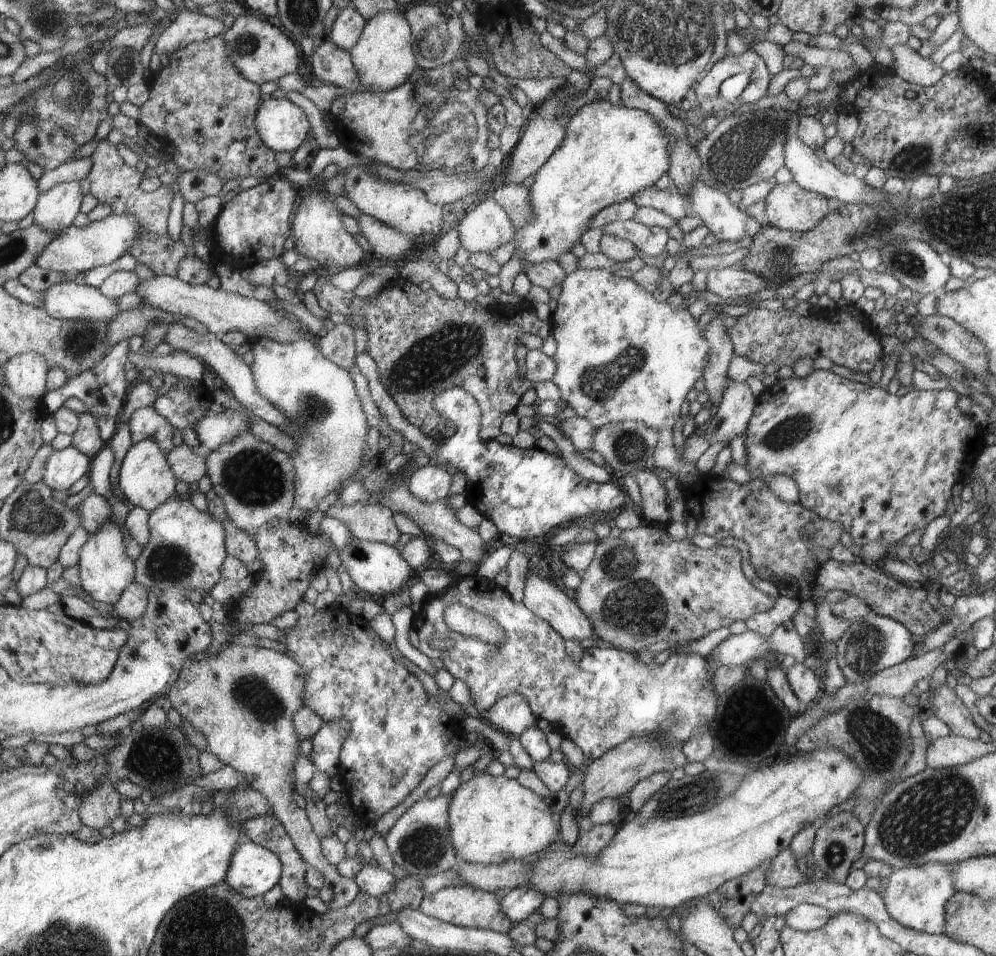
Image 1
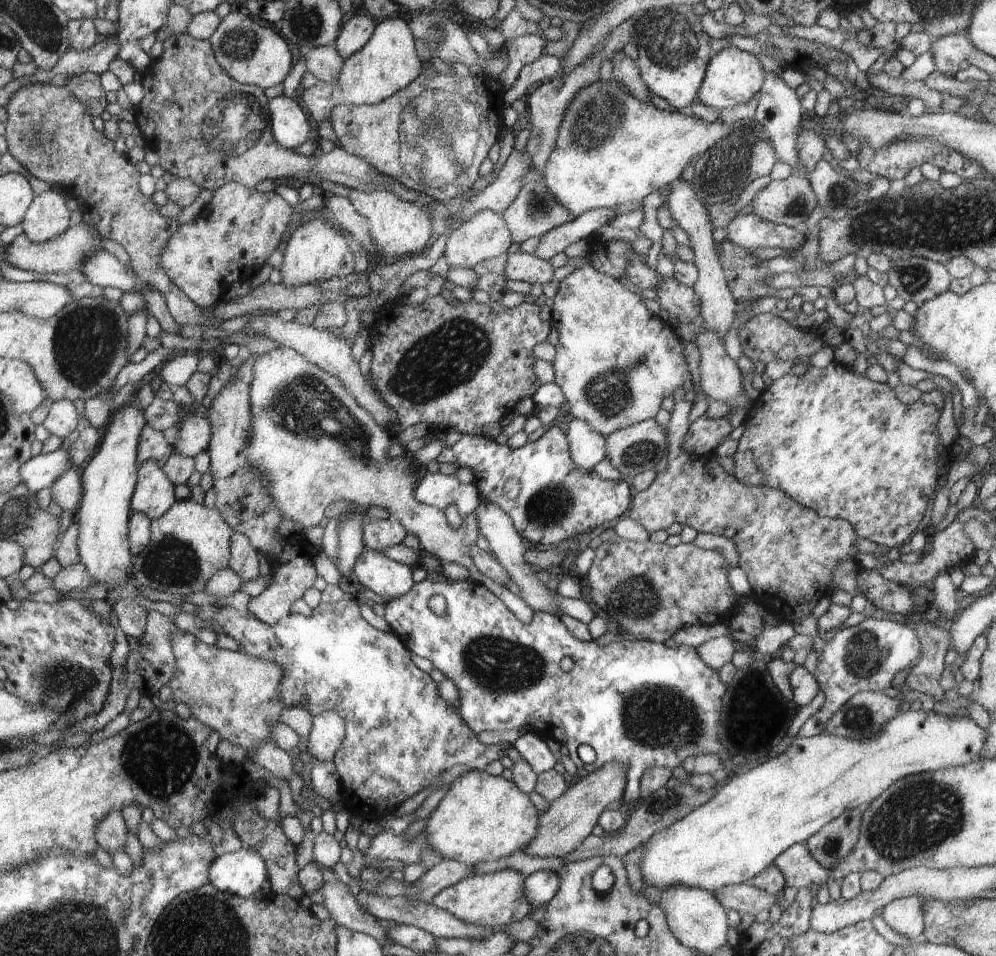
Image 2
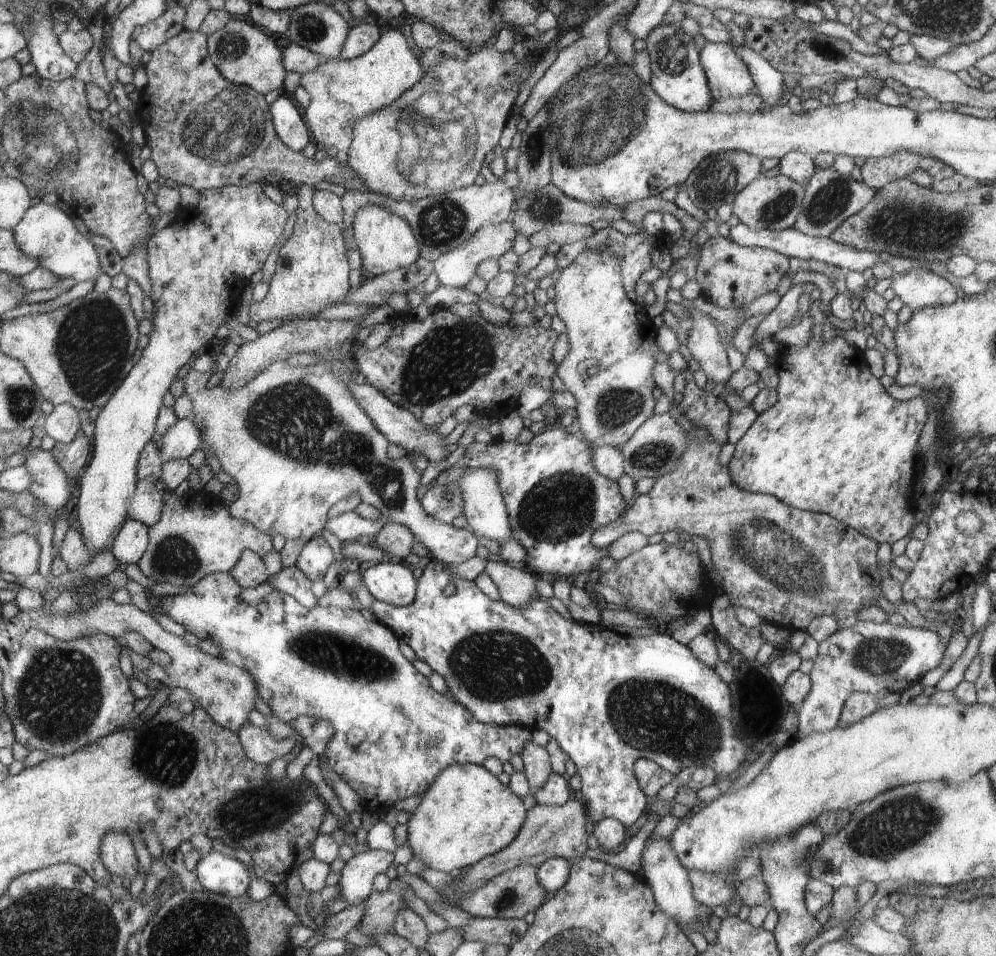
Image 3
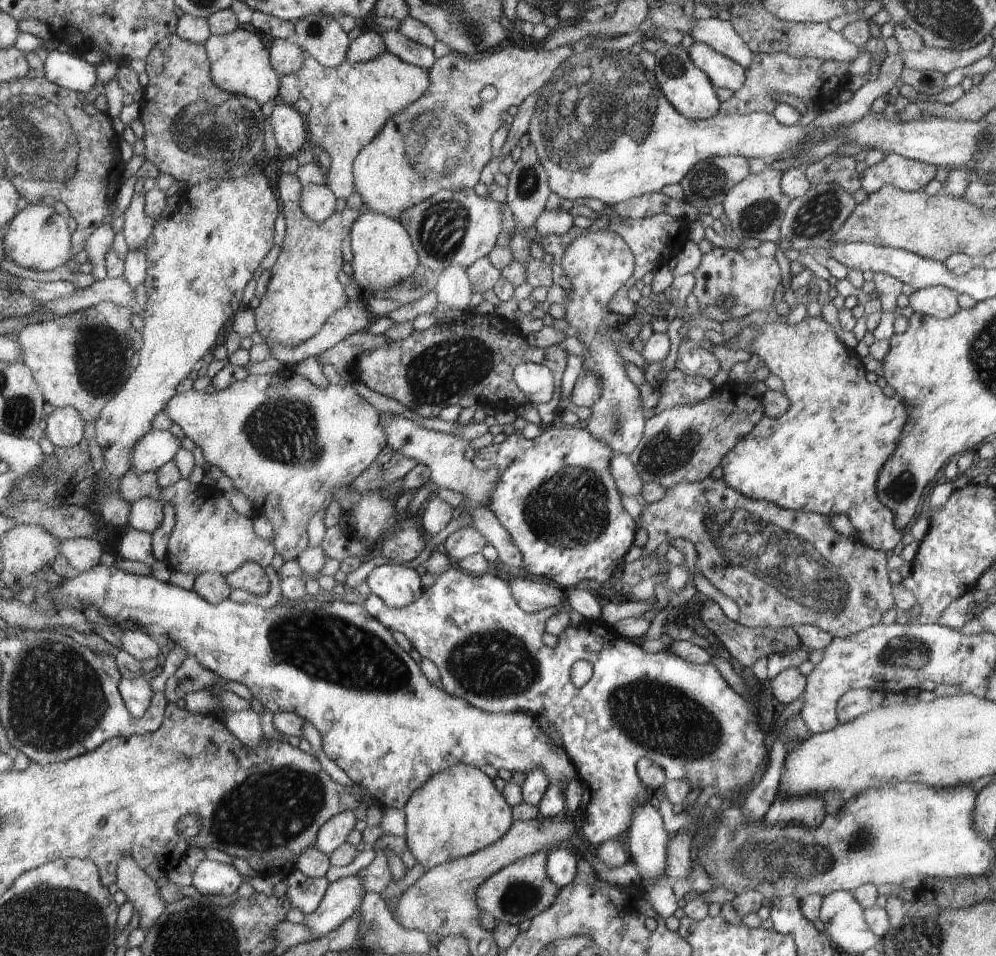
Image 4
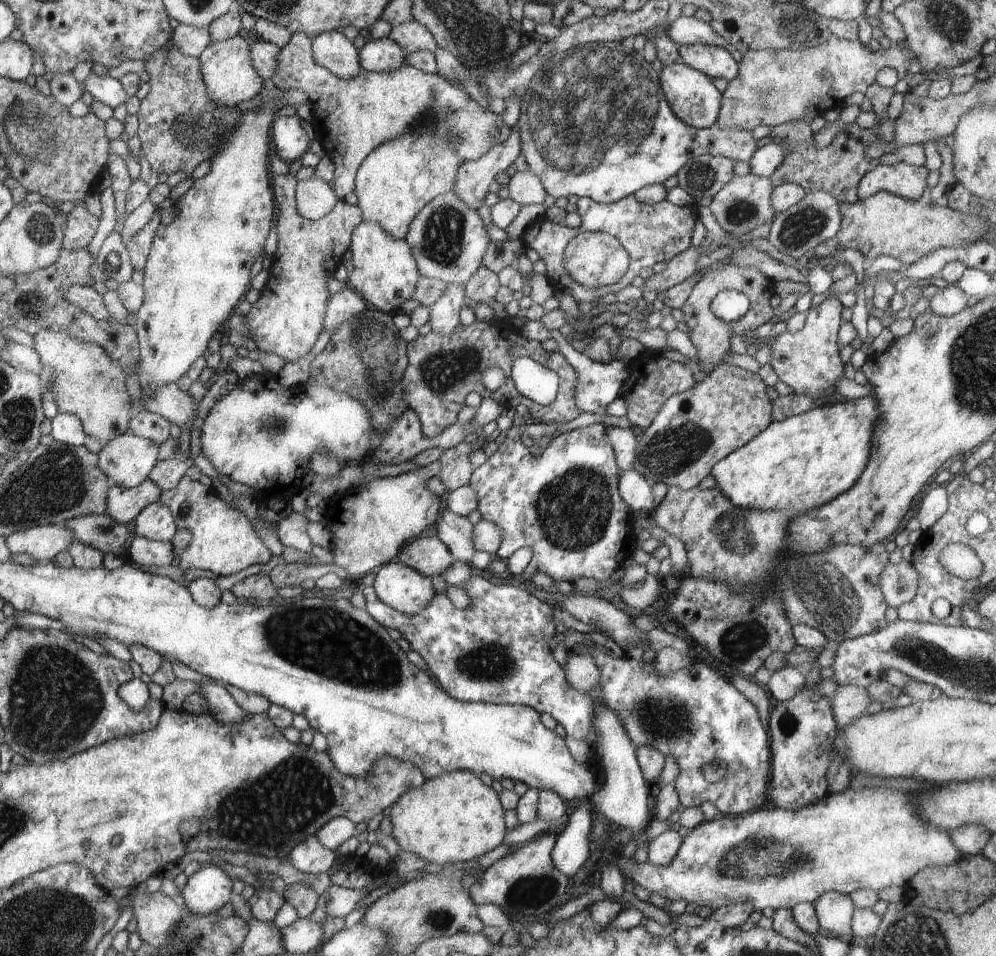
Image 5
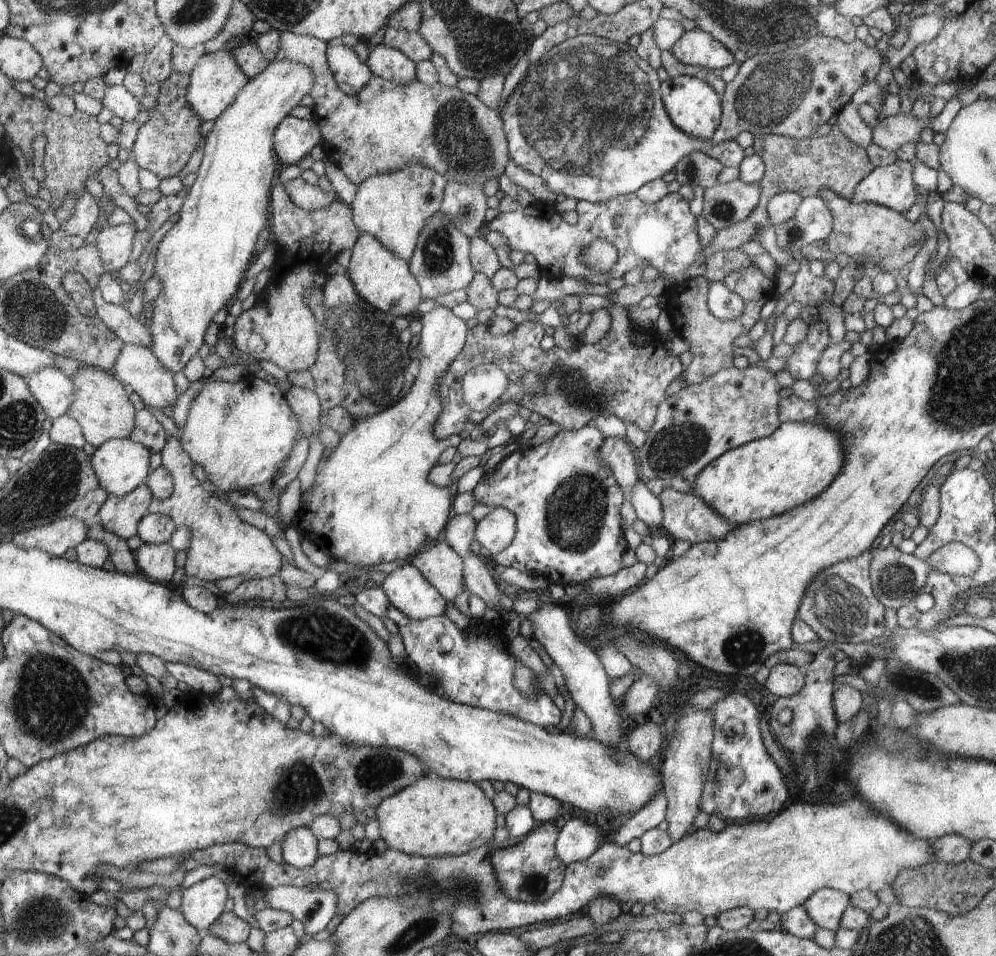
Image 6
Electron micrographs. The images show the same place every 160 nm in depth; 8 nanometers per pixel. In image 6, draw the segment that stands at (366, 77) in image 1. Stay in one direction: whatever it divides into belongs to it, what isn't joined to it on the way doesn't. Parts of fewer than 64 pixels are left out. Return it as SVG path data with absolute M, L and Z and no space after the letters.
M282 31L279 34L279 52L276 59L304 63L313 70L316 81L310 96L313 98L313 119L319 122L322 130L321 147L325 158L338 166L352 182L359 185L368 177L422 165L444 175L448 182L454 181L470 188L482 188L485 182L498 178L504 172L510 158L507 135L499 111L492 110L492 107L488 107L476 95L464 93L457 87L452 88L440 82L428 86L427 83L416 80L403 85L374 77L359 93L344 94L328 66L327 44L313 36Z

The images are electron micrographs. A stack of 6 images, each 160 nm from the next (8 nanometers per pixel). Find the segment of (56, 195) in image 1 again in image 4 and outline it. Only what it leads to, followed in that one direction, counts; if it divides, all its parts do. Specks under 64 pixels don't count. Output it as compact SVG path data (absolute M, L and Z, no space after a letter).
M30 203L16 214L10 225L4 226L3 243L6 260L32 270L54 270L70 258L70 230L66 226L66 220L54 207L43 203Z

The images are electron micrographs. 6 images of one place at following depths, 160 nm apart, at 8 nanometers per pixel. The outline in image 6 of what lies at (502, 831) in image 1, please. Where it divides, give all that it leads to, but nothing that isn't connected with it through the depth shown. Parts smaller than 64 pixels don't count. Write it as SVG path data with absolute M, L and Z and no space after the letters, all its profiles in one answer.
M426 774L376 808L380 836L388 847L409 855L459 855L490 842L496 830L496 809L472 781L444 780Z

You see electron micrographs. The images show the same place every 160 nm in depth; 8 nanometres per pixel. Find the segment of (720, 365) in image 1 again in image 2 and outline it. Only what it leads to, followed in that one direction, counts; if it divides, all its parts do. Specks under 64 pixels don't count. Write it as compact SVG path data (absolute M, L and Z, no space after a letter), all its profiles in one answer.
M682 178L676 180L667 196L667 202L671 216L678 222L678 226L684 230L690 239L690 248L694 252L694 264L699 270L698 280L694 283L693 289L700 299L699 307L705 320L705 327L717 332L717 335L723 338L730 328L737 312L737 303L732 289L727 283L721 260L717 255L717 246L712 237L713 225L709 220L709 212L703 205L703 202L696 196L691 182L684 182Z

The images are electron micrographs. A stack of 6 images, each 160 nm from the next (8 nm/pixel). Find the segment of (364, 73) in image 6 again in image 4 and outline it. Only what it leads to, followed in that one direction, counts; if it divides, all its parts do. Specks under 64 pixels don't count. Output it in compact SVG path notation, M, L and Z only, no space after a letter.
M312 15L295 22L295 42L306 54L330 68L343 64L351 46L342 26L326 15Z

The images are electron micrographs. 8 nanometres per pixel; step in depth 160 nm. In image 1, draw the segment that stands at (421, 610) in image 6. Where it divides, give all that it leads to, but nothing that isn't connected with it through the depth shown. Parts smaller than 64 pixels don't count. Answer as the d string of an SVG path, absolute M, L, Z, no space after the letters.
M353 538L346 548L338 550L341 565L346 568L346 574L350 576L354 585L372 594L372 596L386 596L392 592L402 590L402 586L410 580L412 572L408 562L396 548L390 548L387 543L374 544L374 542L357 540Z

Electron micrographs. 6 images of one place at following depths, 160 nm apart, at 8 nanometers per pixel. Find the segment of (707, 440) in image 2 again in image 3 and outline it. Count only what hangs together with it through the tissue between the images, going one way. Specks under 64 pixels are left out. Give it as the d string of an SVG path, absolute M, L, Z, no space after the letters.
M686 368L683 370L683 375L686 380L684 392L679 394L675 407L685 415L685 417L692 423L707 428L713 434L714 442L720 442L720 444L726 444L728 422L730 422L731 410L726 402L724 402L720 396L714 396L714 394L704 391L694 381L693 372Z

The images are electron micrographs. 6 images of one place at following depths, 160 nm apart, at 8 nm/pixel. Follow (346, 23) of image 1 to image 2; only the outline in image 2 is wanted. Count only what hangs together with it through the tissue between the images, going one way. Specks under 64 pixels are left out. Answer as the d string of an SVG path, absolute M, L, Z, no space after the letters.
M351 14L347 24L343 26L343 30L332 44L343 59L348 58L367 45L377 26L378 22L366 14Z

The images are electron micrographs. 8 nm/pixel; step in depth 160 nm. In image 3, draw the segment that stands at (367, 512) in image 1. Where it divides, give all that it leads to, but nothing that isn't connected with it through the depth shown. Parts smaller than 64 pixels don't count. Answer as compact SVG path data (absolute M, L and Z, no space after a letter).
M390 521L375 534L374 542L387 559L404 561L417 538L407 526Z

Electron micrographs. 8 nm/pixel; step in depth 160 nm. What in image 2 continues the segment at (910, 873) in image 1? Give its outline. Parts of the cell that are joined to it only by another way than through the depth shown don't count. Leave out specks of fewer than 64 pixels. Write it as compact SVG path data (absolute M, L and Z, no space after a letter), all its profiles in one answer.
M917 896L896 899L882 910L882 918L892 930L911 939L921 938L924 930L923 902Z

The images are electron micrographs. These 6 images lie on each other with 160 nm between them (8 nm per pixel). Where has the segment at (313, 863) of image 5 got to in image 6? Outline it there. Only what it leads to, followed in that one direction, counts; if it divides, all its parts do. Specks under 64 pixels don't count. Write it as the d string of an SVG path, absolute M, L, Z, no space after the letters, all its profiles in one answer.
M309 827L292 829L281 842L283 859L295 867L304 868L311 865L320 856L317 840Z

